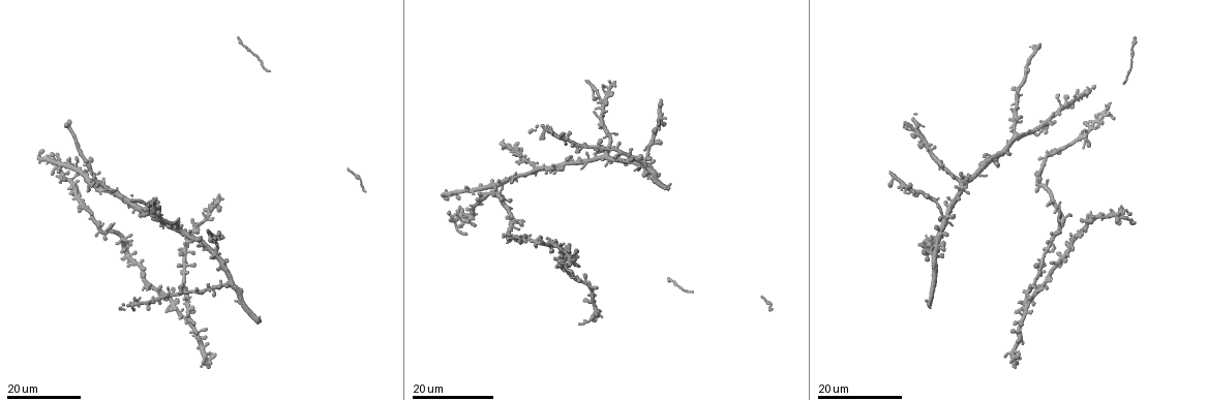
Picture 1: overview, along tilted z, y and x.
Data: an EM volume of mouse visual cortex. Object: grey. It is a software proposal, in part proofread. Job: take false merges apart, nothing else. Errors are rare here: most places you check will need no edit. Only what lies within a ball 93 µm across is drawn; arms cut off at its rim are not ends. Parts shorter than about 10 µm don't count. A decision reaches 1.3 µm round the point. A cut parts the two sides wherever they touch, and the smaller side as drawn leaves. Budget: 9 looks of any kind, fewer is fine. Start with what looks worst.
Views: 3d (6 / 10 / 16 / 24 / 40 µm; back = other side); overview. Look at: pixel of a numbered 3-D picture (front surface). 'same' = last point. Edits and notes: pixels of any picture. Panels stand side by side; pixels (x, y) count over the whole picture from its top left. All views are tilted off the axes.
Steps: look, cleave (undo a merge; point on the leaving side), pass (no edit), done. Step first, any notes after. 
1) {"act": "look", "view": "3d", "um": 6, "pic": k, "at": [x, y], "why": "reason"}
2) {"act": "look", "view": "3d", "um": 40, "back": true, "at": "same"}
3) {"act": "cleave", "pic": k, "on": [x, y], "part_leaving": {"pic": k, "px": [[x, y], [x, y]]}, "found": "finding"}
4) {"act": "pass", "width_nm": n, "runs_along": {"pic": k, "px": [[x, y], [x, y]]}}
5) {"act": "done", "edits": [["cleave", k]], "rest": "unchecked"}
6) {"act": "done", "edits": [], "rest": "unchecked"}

{"act": "look", "view": "3d", "um": 24, "pic": 1, "at": [88, 186], "why": "three arms meet"}

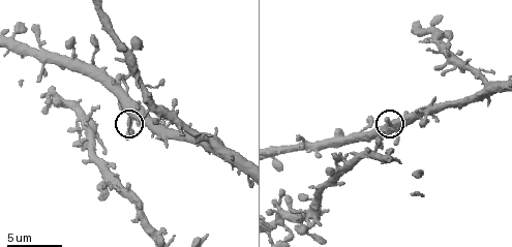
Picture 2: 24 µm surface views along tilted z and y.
{"act": "look", "view": "3d", "um": 10, "pic": 2, "at": [388, 123]}

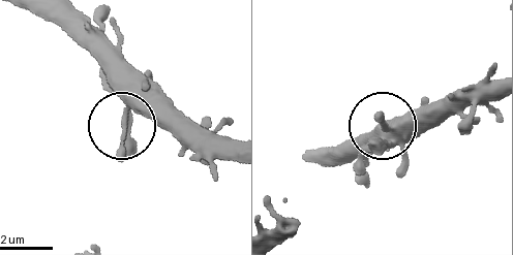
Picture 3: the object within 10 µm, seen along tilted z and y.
{"act": "pass", "arms": 3, "found": "one neuron here"}

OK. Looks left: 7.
{"act": "look", "view": "3d", "um": 16, "pic": 1, "at": [1056, 264]}

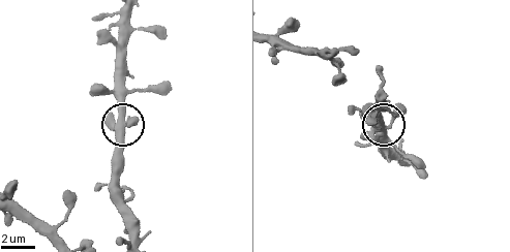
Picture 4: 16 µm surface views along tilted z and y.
{"act": "look", "view": "3d", "um": 10, "pic": 4, "at": [387, 124]}

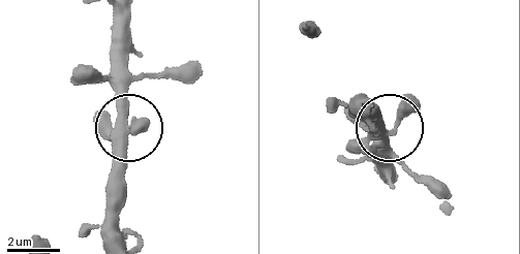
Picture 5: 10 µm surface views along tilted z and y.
{"act": "look", "view": "3d", "um": 6, "pic": 5, "at": [390, 132]}

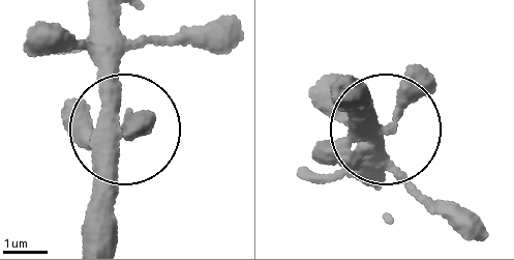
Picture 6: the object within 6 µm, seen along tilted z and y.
{"act": "pass", "found": "all the same neuron"}

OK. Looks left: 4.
{"act": "look", "view": "3d", "um": 16, "pic": 1, "at": [217, 198], "why": "four or more arms meet"}

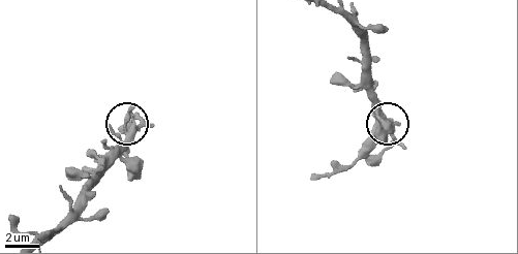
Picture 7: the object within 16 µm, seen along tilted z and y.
{"act": "look", "view": "3d", "um": 6, "pic": 7, "at": [133, 127]}

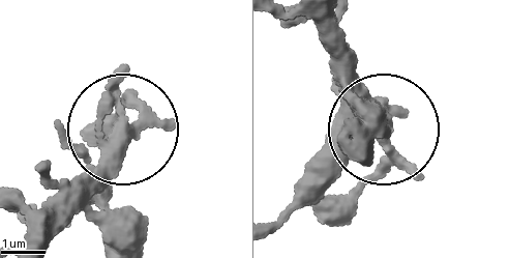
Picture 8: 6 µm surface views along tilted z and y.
{"act": "pass", "arms": 4, "found": "continuous, no second neuron"}

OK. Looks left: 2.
{"act": "look", "view": "3d", "um": 16, "pic": 1, "at": [1026, 306]}

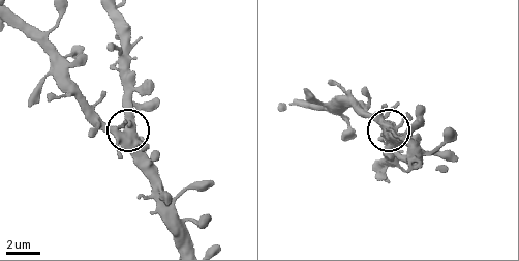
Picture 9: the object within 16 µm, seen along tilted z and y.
{"act": "look", "view": "3d", "um": 10, "pic": 9, "at": [133, 128]}

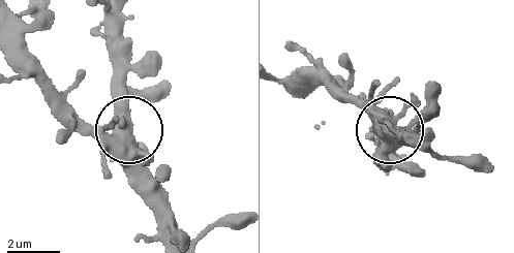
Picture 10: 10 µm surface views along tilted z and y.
{"act": "pass", "width_nm": 490, "found": "continuous, no second neuron"}

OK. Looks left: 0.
{"act": "done", "edits": [], "rest": "unchecked"}

